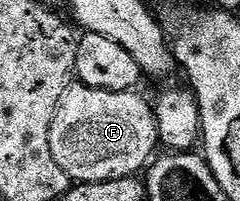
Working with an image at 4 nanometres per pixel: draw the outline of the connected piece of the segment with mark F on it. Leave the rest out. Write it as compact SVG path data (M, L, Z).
M80 82L72 86L59 98L59 106L55 110L55 118L51 122L49 141L51 154L55 162L66 174L70 181L77 184L94 184L108 180L127 179L136 177L154 159L159 148L157 139L157 119L153 113L153 104L140 96L140 91L112 92L99 90Z

